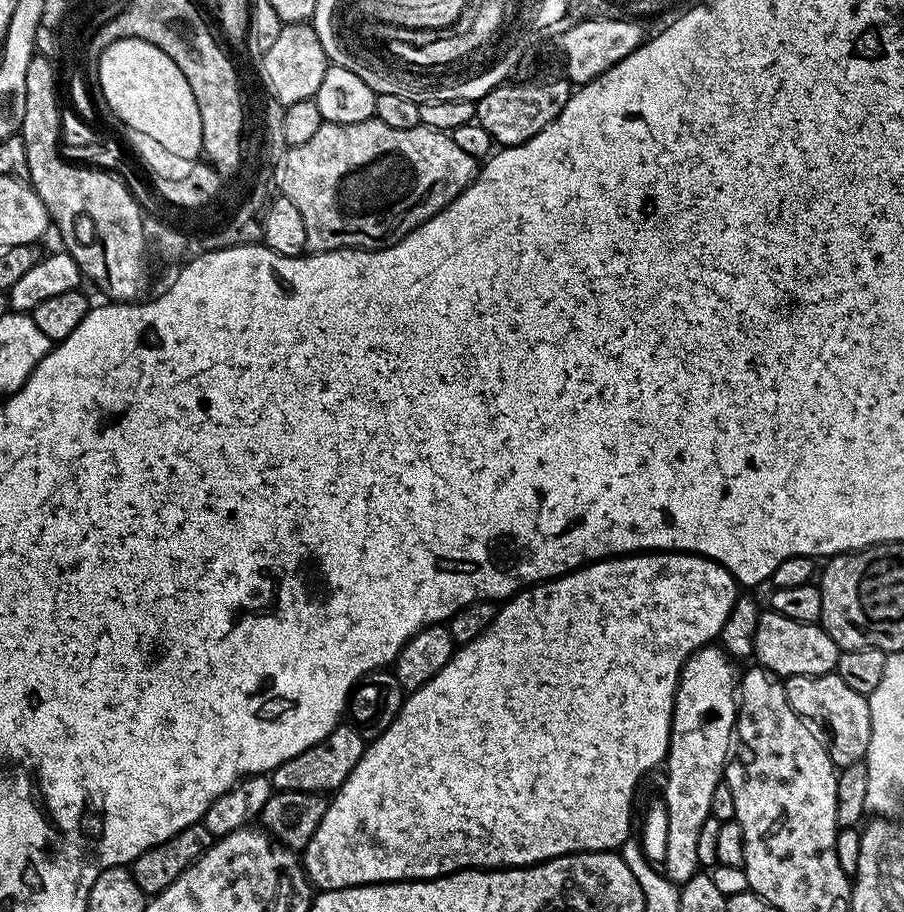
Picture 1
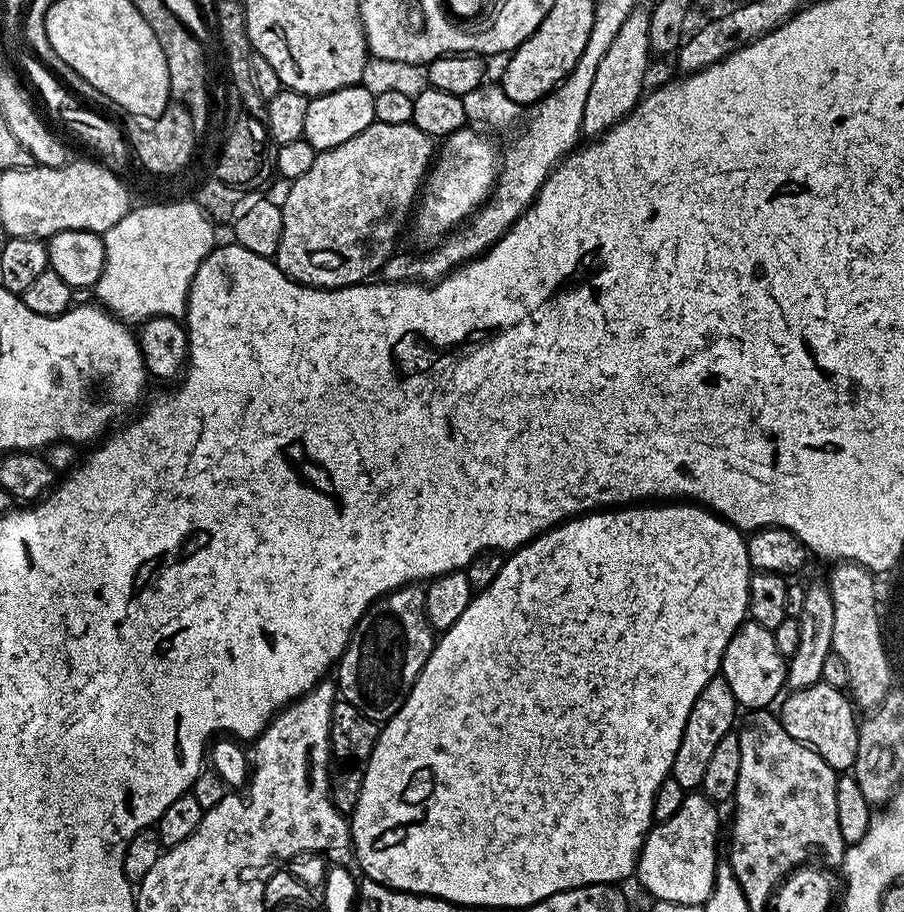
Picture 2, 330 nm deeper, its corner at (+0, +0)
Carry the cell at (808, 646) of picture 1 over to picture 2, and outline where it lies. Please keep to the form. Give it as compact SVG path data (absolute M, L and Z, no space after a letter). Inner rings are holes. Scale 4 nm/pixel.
M750 618L745 619L722 654L719 675L726 678L726 686L730 686L730 694L734 694L741 709L764 710L772 706L768 704L775 705L786 688L788 665L778 650L778 642L774 642L774 632L766 630L766 626L758 626L758 622Z

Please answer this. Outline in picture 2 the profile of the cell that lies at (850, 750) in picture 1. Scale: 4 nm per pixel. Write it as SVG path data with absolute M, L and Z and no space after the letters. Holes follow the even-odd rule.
M819 683L789 691L783 700L779 705L778 719L786 734L807 748L813 748L837 774L851 770L858 758L860 733L858 712L851 699L841 689Z

